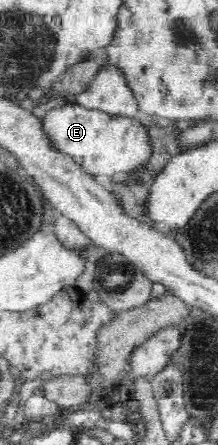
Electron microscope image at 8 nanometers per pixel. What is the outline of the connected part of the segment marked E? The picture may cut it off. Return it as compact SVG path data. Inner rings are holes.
M67 103L51 110L43 119L46 135L61 152L66 152L88 173L114 178L140 171L152 157L152 138L143 117L110 115L87 109L78 103Z

